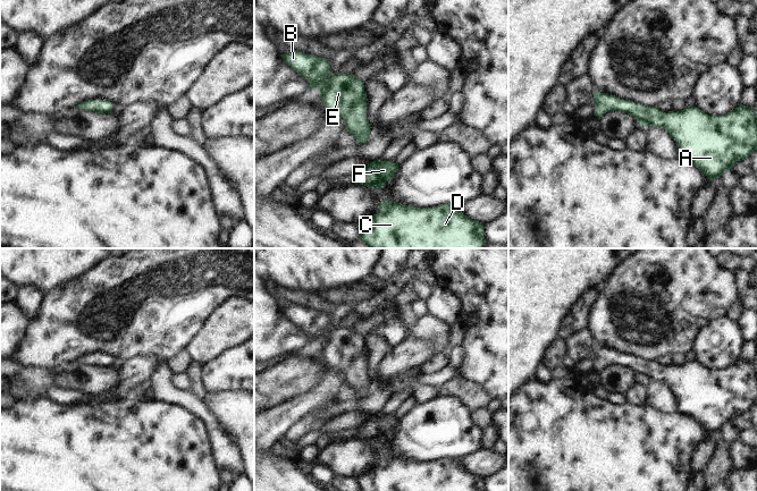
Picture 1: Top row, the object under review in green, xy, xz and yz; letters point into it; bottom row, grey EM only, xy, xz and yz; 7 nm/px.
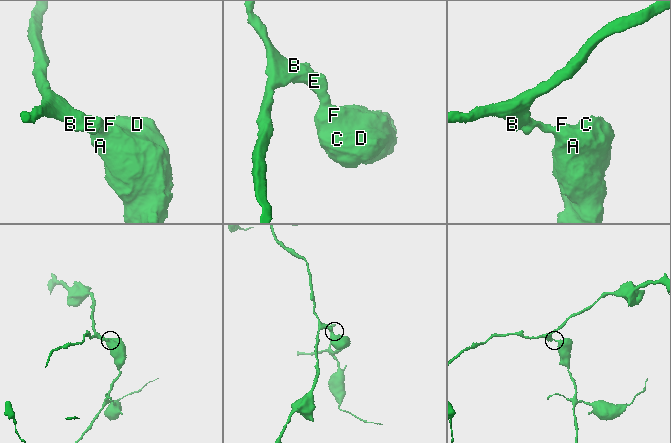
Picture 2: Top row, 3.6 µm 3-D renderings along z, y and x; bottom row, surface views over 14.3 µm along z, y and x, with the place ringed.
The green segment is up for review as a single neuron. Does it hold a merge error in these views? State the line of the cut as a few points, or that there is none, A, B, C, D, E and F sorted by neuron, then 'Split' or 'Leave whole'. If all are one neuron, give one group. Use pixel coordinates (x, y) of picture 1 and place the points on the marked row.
No split. Groups: A B C D E F. Leave whole.

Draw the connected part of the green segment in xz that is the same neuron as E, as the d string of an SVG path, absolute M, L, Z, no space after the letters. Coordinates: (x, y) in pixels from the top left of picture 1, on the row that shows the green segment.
M291 49L280 54L281 59L310 83L306 91L318 88L319 96L328 112L339 116L345 129L352 134L358 145L370 137L370 124L367 119L367 94L364 82L354 75L331 74L329 60Z

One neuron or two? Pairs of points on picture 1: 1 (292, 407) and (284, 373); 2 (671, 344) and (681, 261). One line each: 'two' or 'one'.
1: two
2: one

